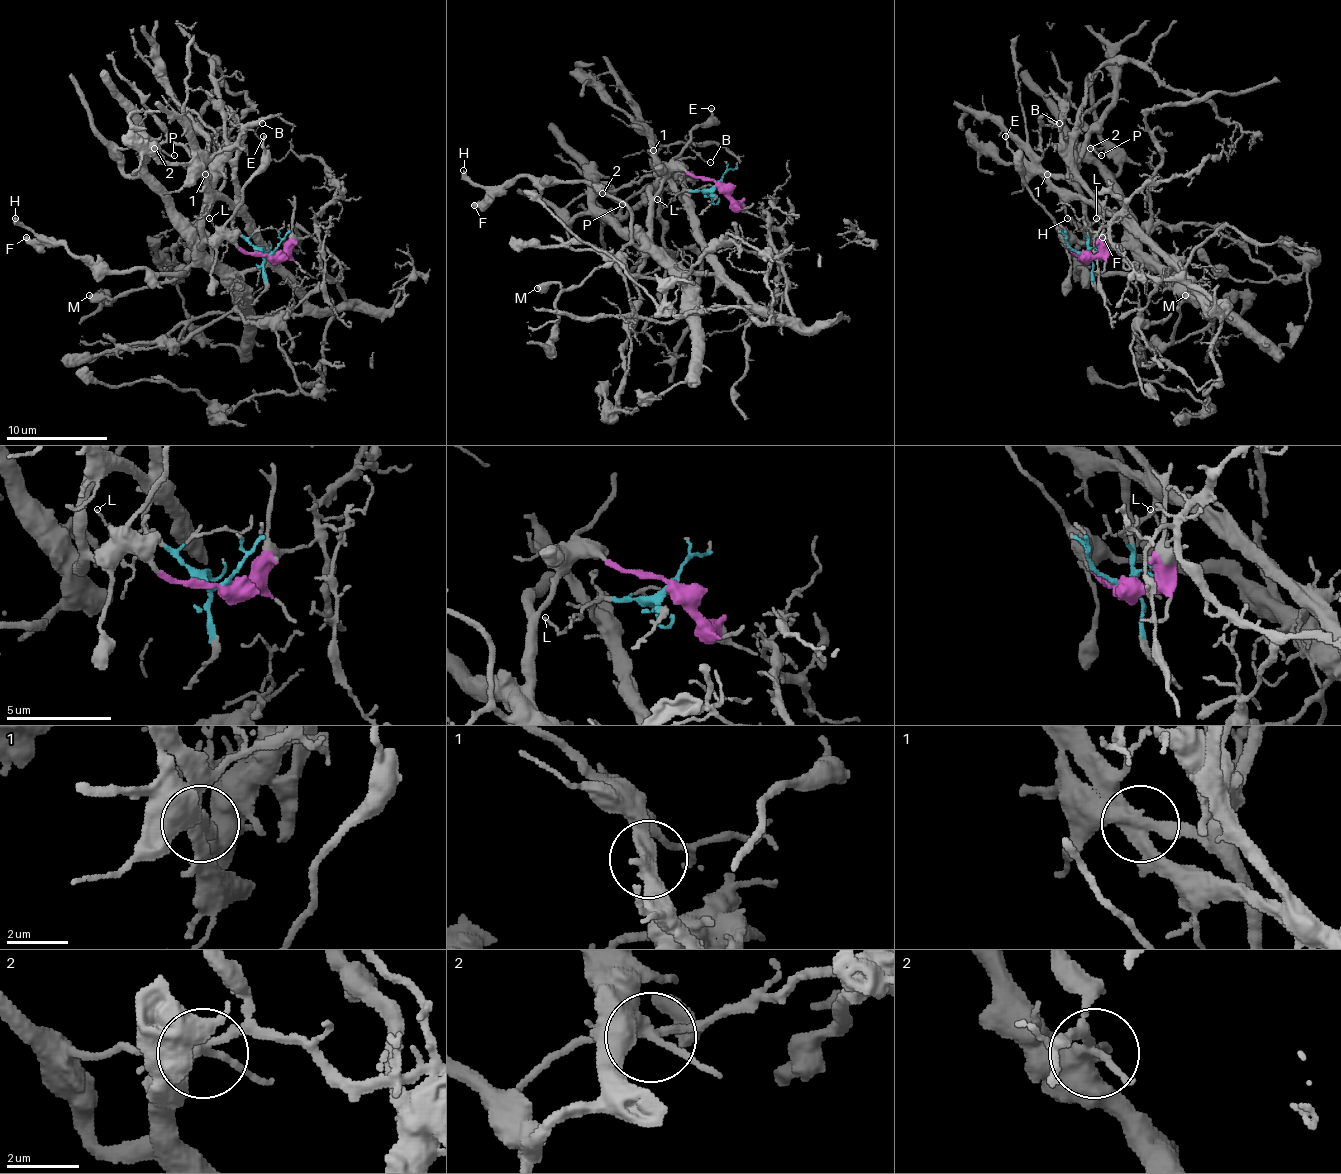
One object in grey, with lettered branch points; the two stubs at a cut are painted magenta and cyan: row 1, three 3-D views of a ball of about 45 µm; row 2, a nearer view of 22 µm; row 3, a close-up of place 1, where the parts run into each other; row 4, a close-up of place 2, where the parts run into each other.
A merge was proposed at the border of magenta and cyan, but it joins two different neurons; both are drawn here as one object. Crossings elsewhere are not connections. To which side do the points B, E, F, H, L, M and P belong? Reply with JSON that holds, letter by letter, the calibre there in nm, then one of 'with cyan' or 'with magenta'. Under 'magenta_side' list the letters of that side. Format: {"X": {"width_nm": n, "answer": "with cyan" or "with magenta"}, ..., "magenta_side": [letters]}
{"B": {"width_nm": 100, "answer": "with cyan"}, "E": {"width_nm": 170, "answer": "with magenta"}, "F": {"width_nm": 480, "answer": "with magenta"}, "H": {"width_nm": 360, "answer": "with magenta"}, "L": {"width_nm": 100, "answer": "with cyan"}, "M": {"width_nm": 600, "answer": "with magenta"}, "P": {"width_nm": 110, "answer": "with magenta"}, "magenta_side": ["E", "F", "H", "M", "P"]}

